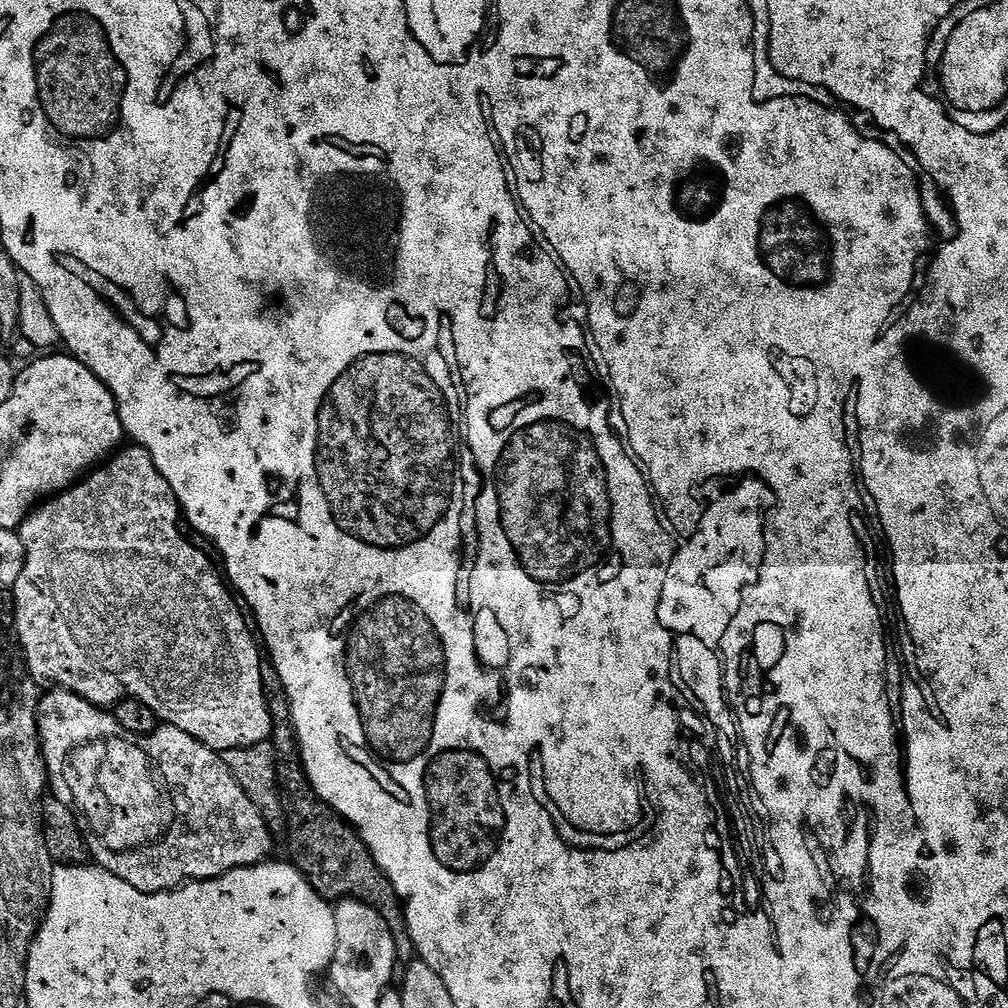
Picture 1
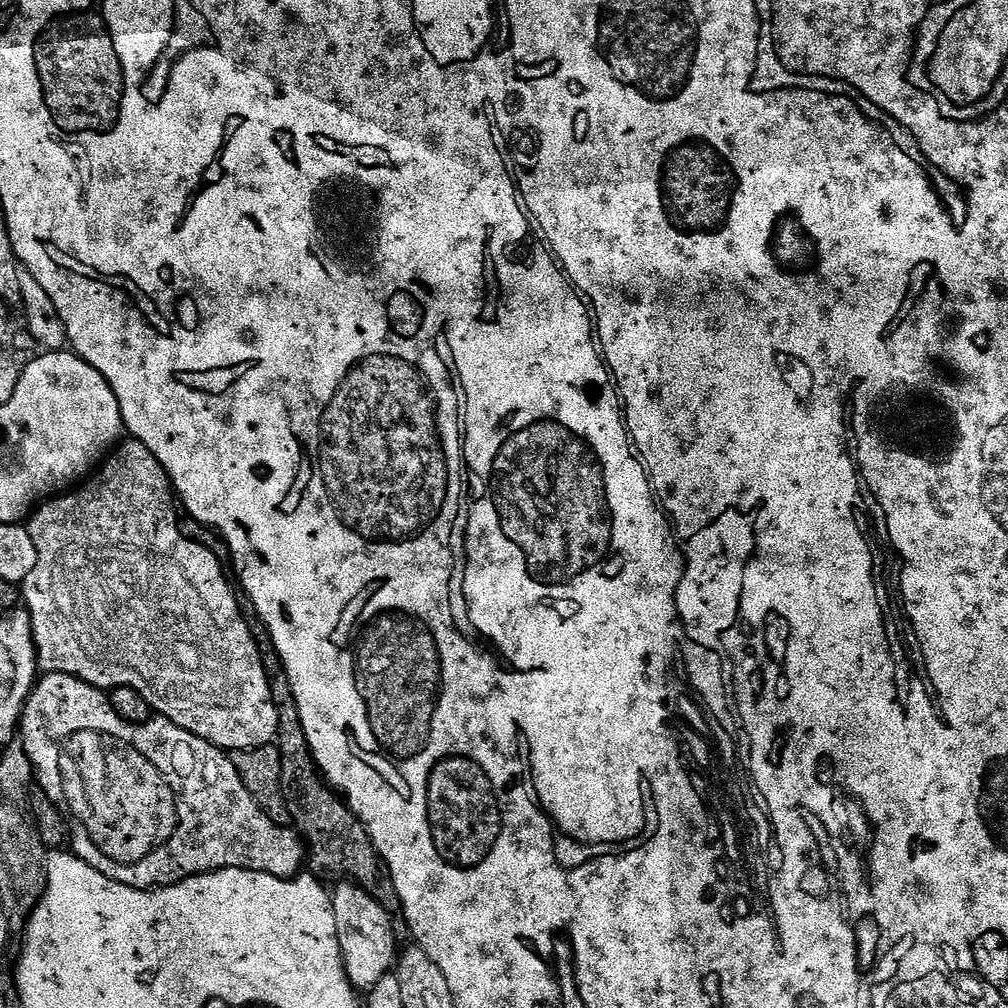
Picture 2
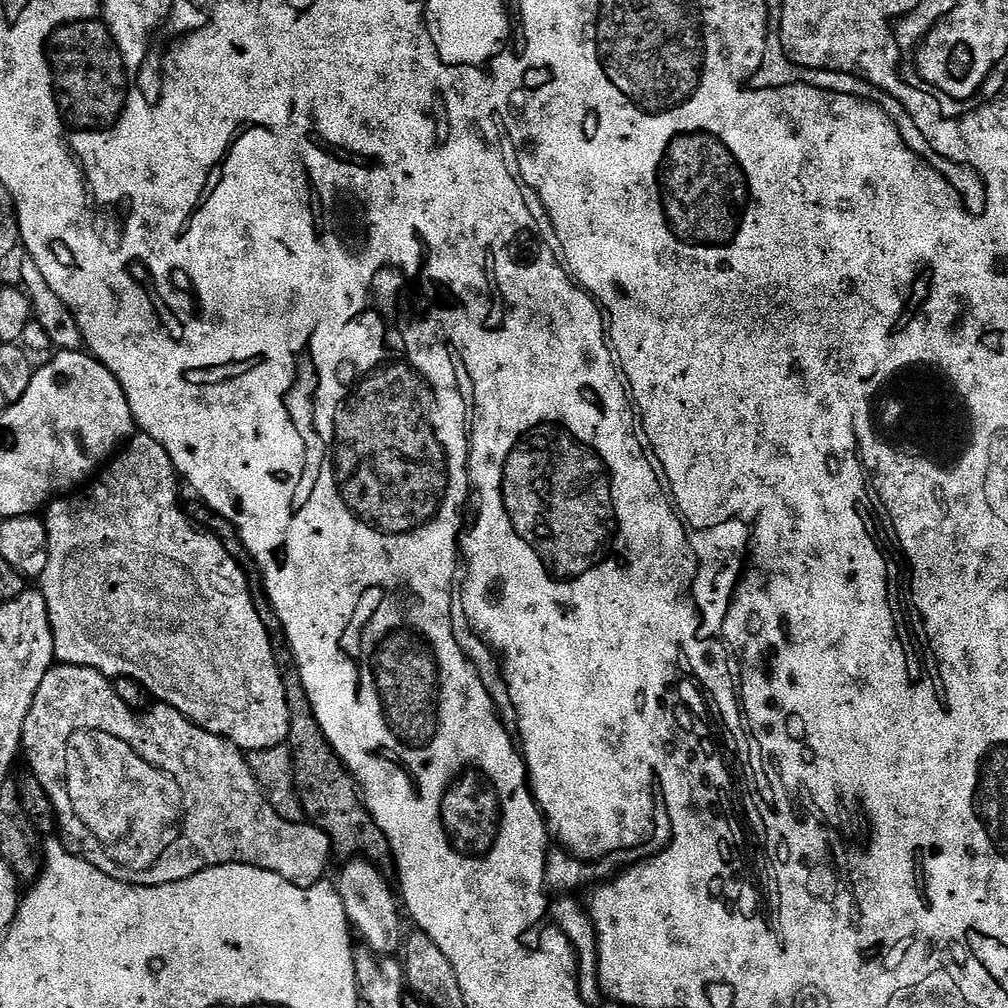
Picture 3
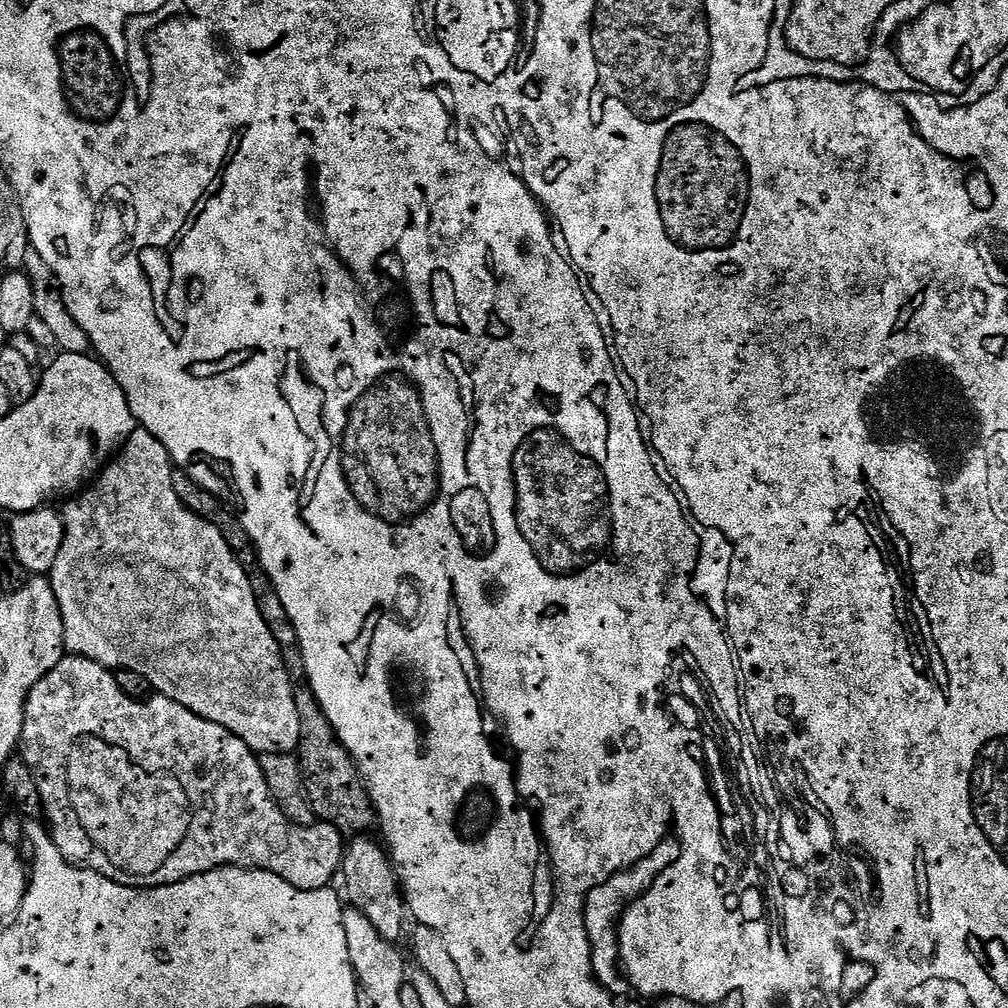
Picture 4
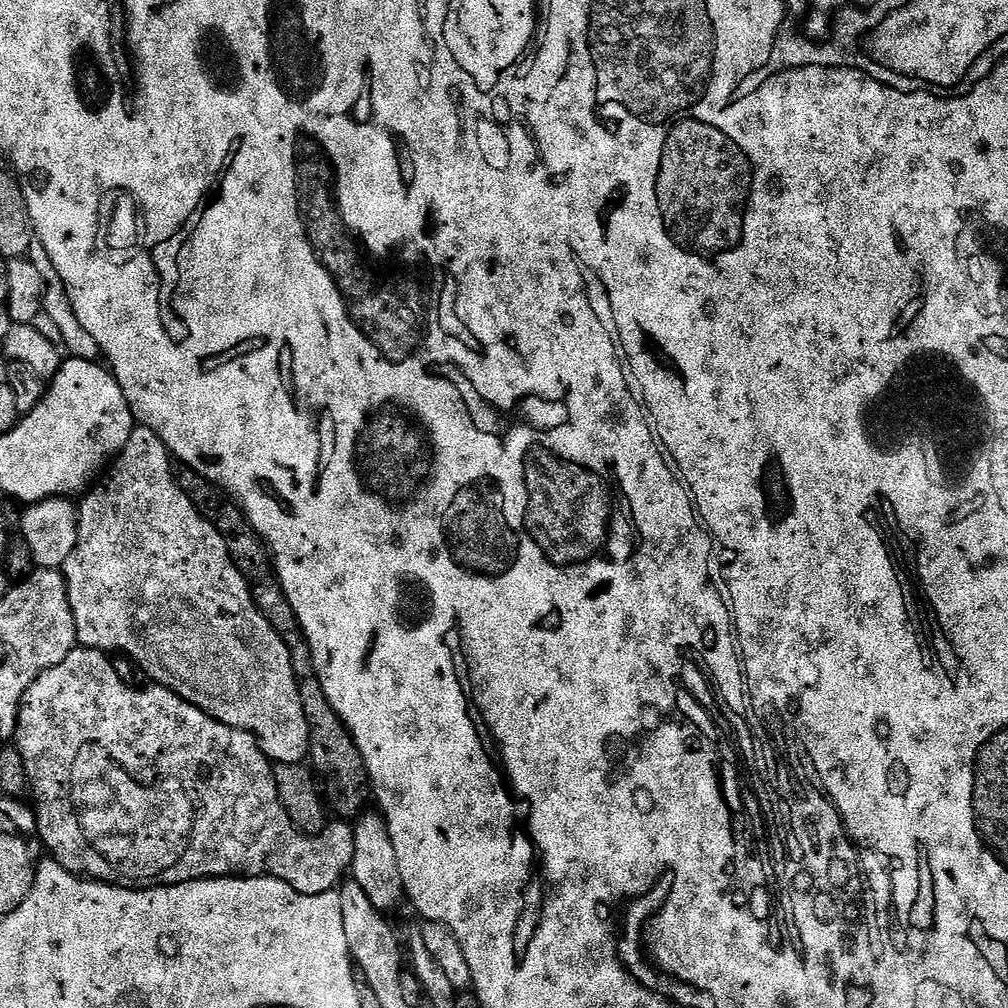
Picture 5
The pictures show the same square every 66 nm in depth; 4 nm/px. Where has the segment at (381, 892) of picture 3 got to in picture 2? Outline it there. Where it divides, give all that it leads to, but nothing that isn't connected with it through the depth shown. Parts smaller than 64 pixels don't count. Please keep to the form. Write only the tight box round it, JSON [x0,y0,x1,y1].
[331,882,398,990]

